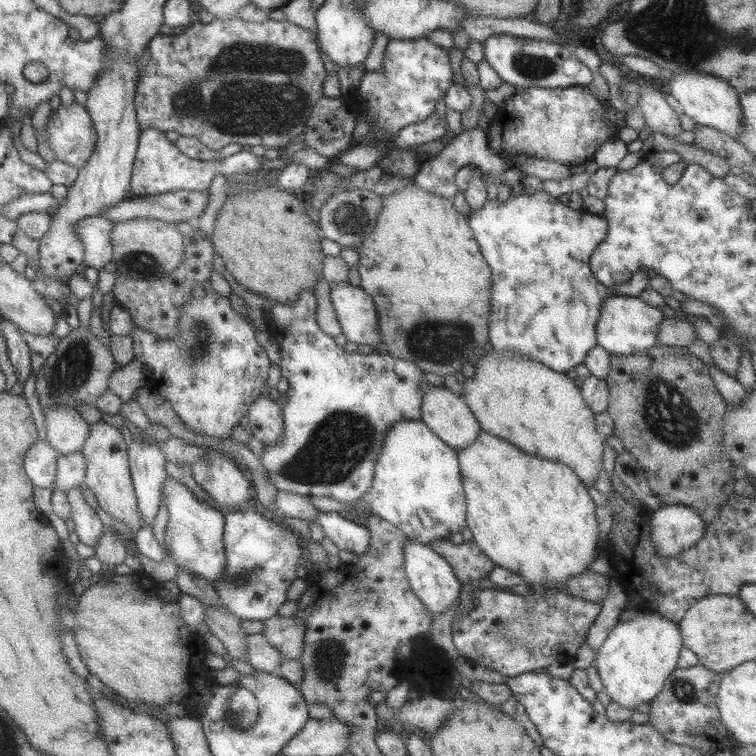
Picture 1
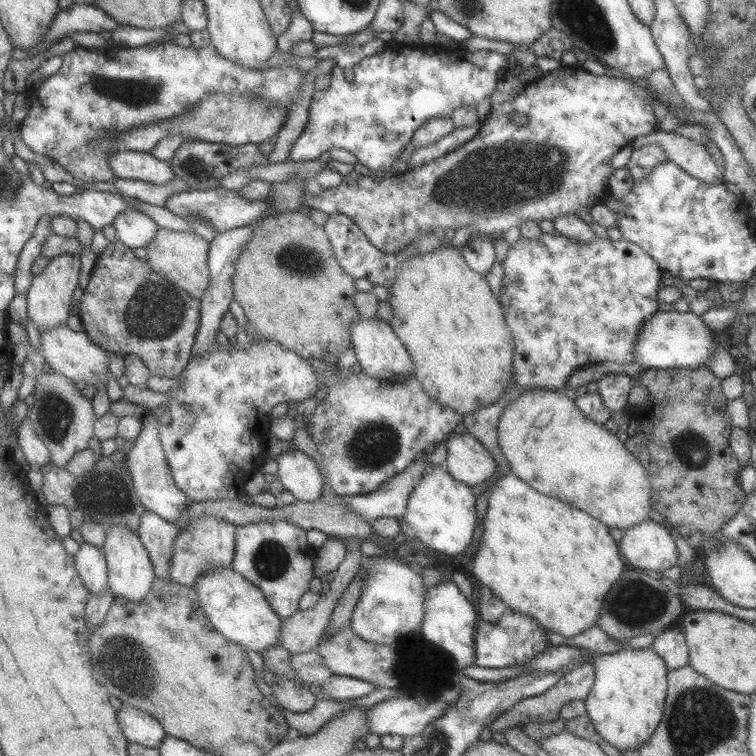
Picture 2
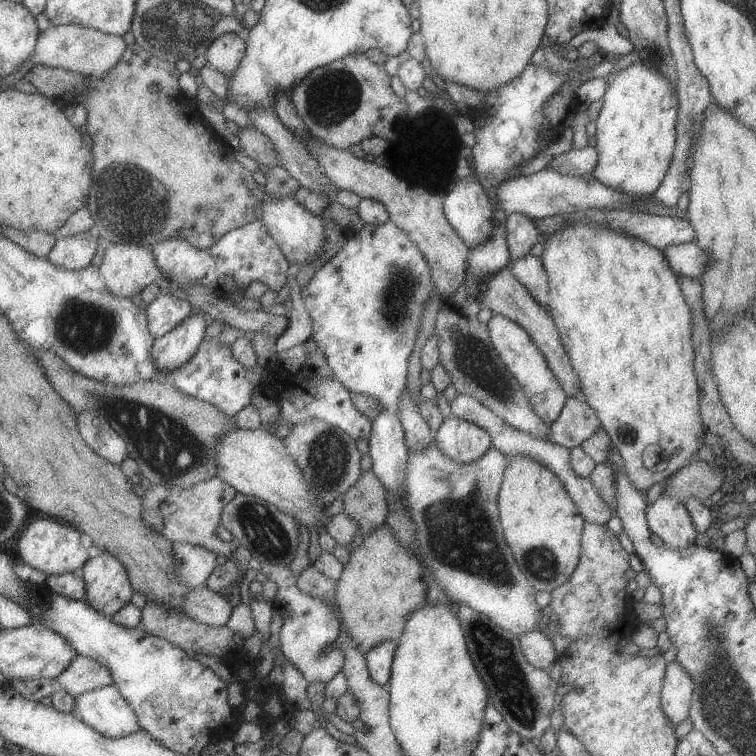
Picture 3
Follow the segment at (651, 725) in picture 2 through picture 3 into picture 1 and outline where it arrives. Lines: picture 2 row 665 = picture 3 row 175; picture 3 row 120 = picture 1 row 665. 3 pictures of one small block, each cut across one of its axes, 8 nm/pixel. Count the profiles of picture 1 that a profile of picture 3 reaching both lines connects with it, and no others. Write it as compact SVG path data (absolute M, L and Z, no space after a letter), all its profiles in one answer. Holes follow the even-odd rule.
M641 612L627 622L617 622L607 634L603 646L597 650L595 668L601 676L603 692L611 702L623 708L637 708L641 704L651 704L655 696L663 690L665 680L677 670L679 652L683 650L679 624L655 614Z

